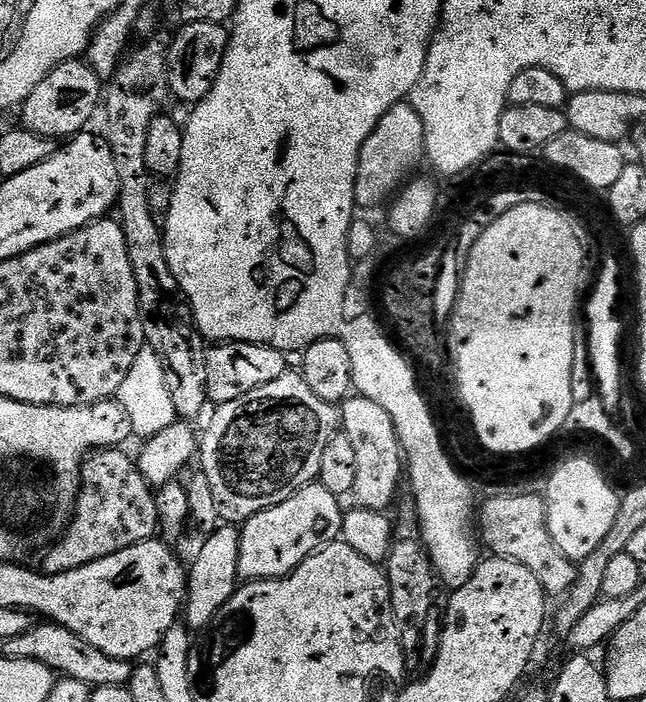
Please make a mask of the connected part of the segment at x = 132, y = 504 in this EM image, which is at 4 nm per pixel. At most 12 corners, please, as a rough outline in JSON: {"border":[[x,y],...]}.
{"border":[[123,447],[79,469],[50,576],[157,535],[153,489]]}

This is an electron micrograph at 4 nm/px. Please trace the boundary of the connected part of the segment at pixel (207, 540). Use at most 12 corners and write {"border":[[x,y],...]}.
{"border":[[240,528],[203,537],[186,624],[207,629],[238,587]]}

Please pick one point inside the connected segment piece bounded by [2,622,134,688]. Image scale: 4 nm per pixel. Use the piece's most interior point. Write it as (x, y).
(63, 651)

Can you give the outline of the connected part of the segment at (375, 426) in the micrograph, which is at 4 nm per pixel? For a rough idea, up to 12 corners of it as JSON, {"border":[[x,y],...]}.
{"border":[[353,394],[338,420],[354,442],[355,507],[391,509],[402,482],[394,421]]}

